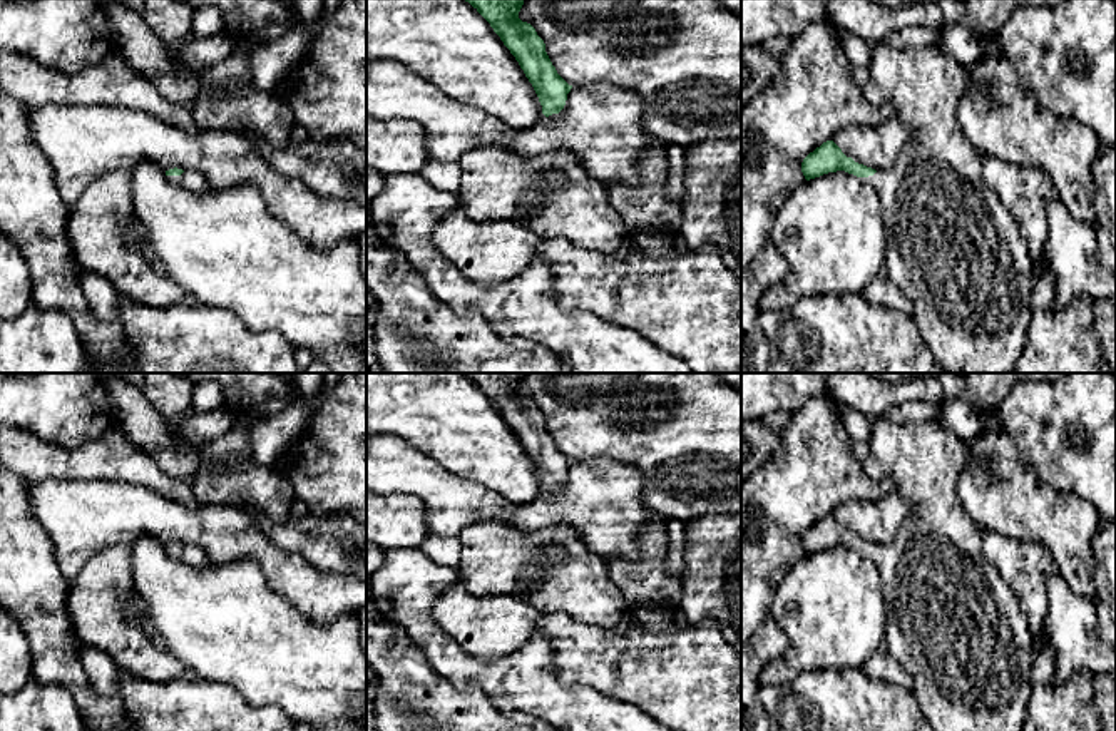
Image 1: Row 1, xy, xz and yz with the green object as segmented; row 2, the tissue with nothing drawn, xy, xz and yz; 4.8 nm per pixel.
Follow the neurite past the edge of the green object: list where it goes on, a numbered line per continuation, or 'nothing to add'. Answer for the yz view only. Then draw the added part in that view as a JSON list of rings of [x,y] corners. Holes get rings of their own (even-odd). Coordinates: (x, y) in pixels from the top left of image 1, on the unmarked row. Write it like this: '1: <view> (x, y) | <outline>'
1: yz (952, 624) | [[[940,420],[872,422],[863,470],[873,480],[890,478],[895,490],[910,504],[897,537],[890,544],[862,552],[882,575],[887,604],[887,626],[882,649],[914,679],[915,699],[934,731],[1022,731],[1029,714],[1031,669],[1034,662],[1029,621],[997,569],[985,560],[980,527],[957,495],[957,478],[969,460],[969,445]]]

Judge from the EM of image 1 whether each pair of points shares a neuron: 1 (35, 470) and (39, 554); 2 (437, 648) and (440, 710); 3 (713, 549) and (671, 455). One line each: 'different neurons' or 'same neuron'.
1: different neurons
2: different neurons
3: different neurons

